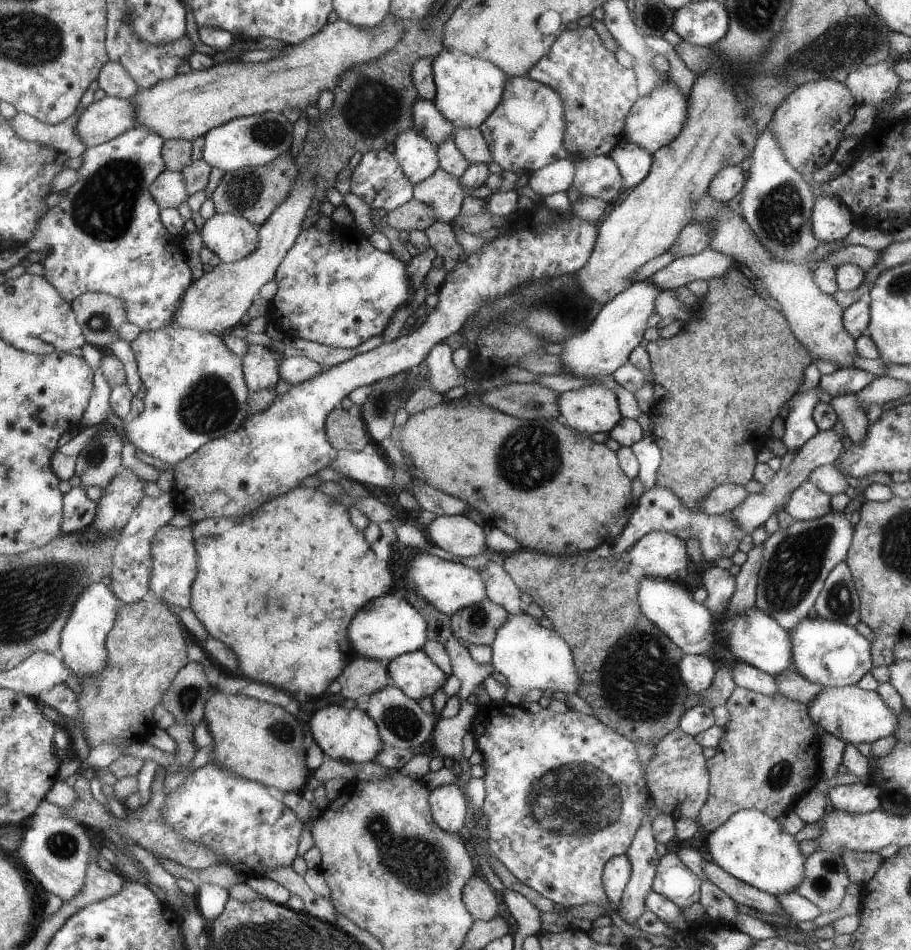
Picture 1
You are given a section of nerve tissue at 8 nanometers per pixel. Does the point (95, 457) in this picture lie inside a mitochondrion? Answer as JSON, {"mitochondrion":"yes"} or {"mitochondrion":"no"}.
{"mitochondrion":"yes"}

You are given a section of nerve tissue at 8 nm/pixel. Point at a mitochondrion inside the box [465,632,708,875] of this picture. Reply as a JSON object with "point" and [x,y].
{"point":[570,799]}

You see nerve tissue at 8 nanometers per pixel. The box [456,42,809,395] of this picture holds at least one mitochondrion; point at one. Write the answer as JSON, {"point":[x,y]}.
{"point":[559,299]}

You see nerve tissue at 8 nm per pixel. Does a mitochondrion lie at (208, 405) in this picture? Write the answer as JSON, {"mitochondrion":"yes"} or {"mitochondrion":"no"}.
{"mitochondrion":"yes"}

